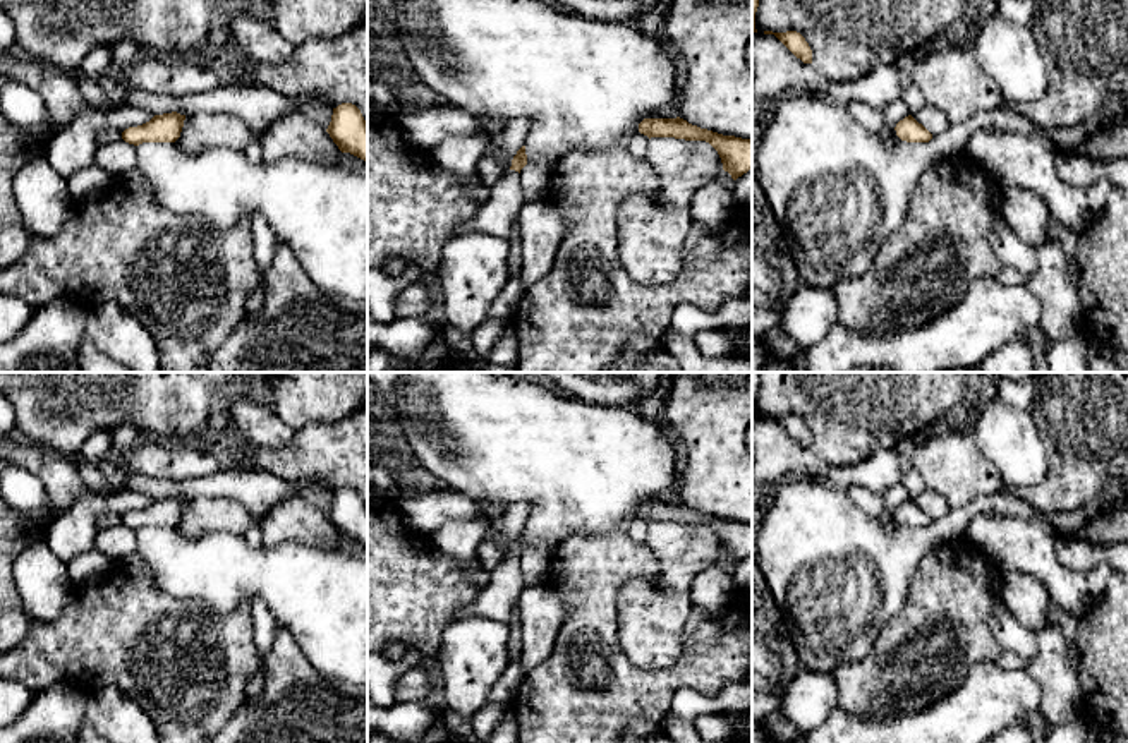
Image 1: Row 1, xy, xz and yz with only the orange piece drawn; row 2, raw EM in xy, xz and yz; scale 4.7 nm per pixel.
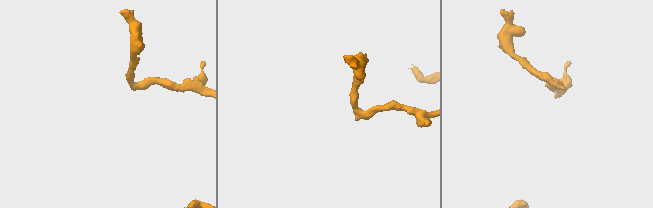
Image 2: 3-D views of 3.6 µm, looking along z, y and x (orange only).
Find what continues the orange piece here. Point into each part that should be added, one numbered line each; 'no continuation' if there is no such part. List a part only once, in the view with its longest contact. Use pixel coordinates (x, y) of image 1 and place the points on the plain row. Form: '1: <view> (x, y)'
1: xz (495, 599)

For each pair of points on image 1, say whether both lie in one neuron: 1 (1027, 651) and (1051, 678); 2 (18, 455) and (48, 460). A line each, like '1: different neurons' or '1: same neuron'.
1: different neurons
2: same neuron

